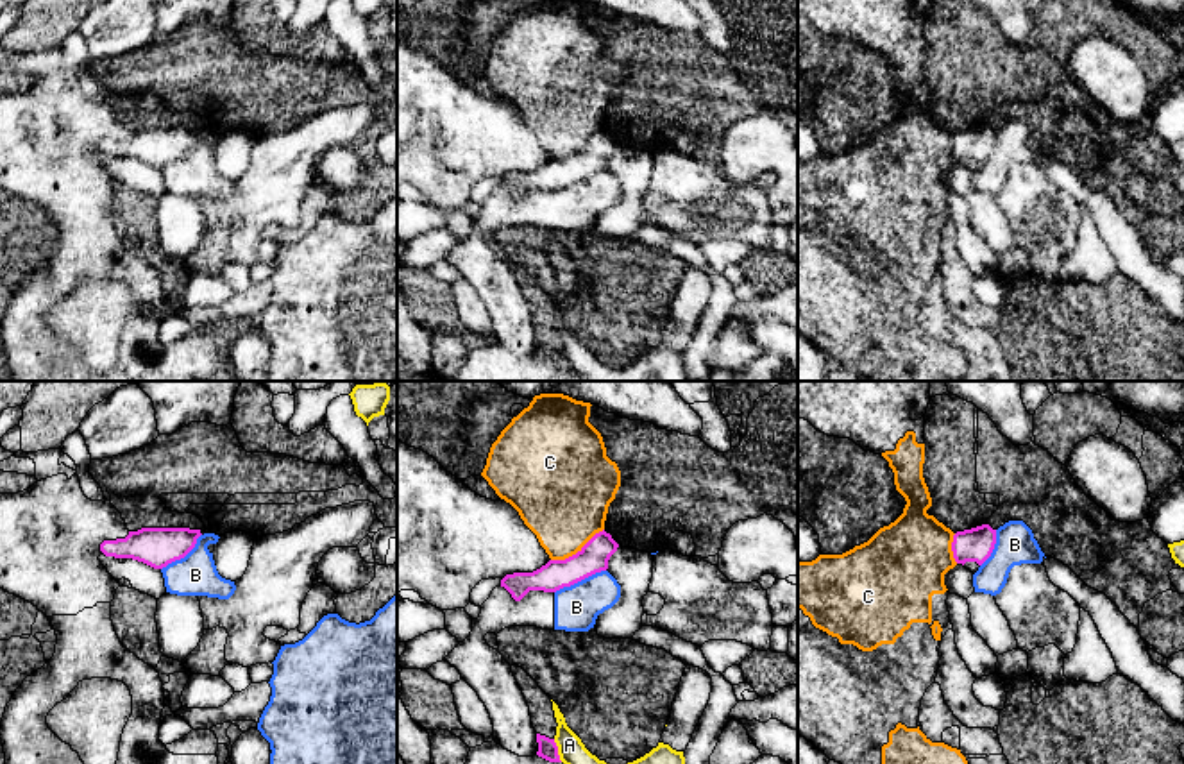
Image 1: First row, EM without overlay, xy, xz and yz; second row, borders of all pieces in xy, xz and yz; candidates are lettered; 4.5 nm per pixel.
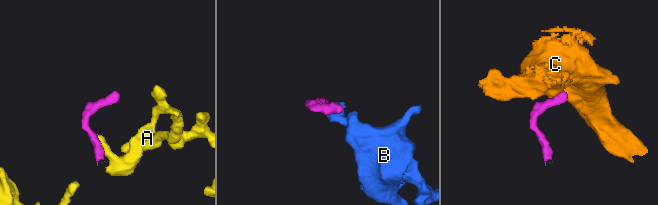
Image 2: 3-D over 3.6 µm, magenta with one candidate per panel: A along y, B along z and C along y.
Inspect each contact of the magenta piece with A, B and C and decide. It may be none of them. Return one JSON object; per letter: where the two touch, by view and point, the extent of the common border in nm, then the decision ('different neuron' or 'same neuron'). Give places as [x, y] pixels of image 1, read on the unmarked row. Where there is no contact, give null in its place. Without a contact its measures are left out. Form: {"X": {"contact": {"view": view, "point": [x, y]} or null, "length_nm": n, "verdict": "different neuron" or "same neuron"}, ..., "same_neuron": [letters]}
{"A": {"contact": {"view": "xz", "point": [557, 349]}, "length_nm": 110, "verdict": "different neuron"}, "B": {"contact": {"view": "xz", "point": [580, 179]}, "length_nm": 260, "verdict": "different neuron"}, "C": {"contact": {"view": "xz", "point": [578, 151]}, "length_nm": 280, "verdict": "different neuron"}, "same_neuron": []}

